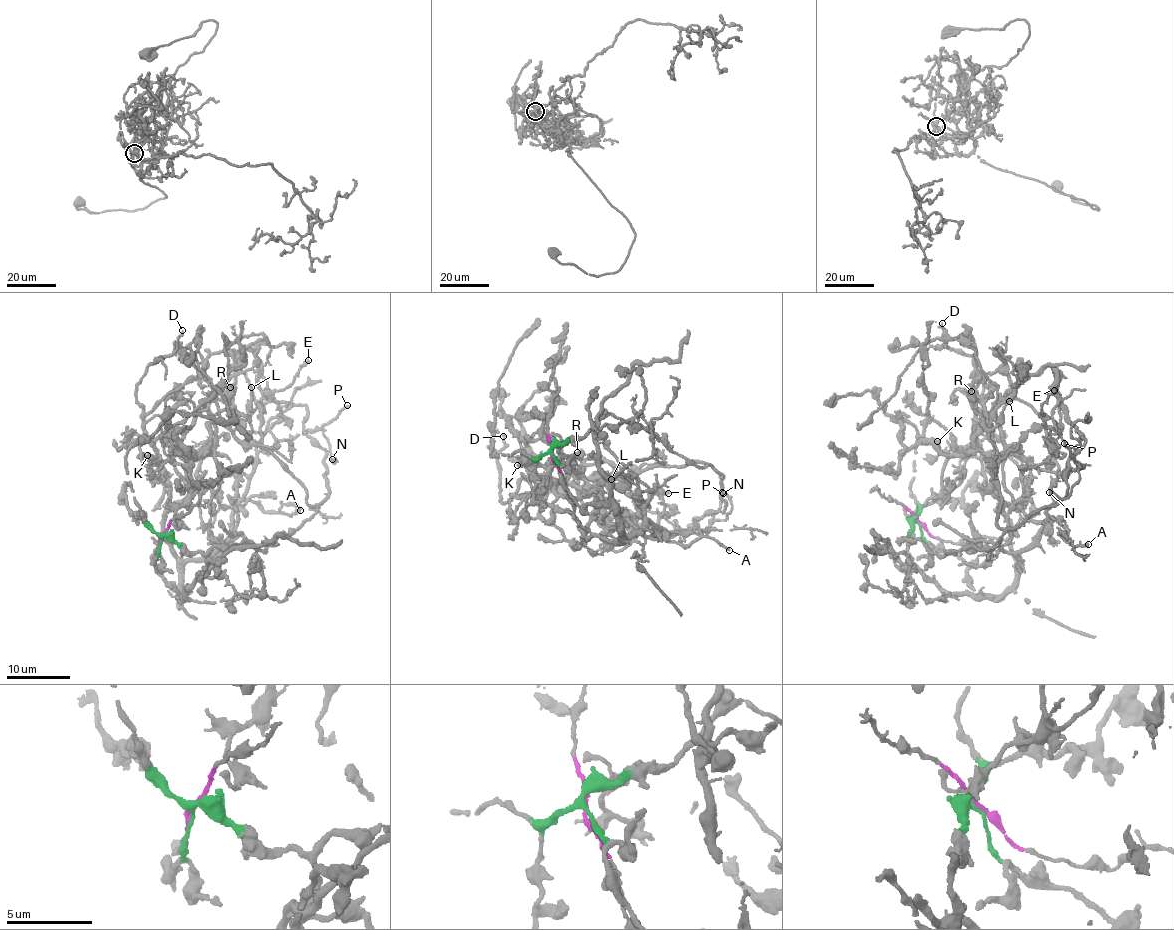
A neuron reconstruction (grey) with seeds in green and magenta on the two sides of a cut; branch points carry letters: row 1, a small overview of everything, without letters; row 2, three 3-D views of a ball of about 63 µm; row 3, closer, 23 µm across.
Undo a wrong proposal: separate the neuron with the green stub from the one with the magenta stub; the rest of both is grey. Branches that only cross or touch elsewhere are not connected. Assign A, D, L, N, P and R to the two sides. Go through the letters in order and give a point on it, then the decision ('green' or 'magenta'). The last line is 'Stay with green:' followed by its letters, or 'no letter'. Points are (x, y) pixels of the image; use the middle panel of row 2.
A: (729, 550) | magenta
D: (503, 436) | magenta
L: (611, 479) | green
N: (723, 493) | magenta
P: (722, 492) | magenta
R: (577, 452) | green
Stay with green: L, R

